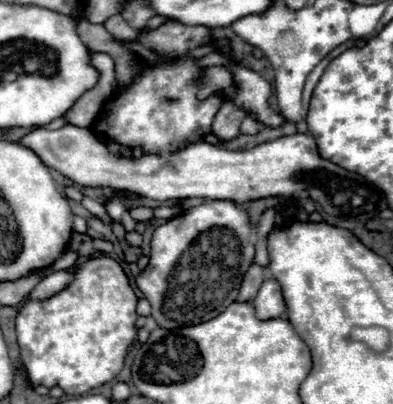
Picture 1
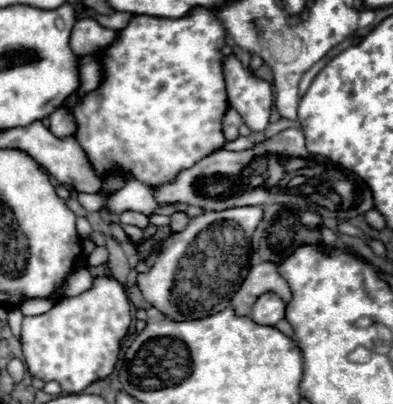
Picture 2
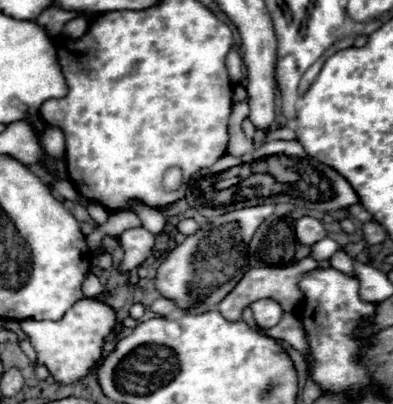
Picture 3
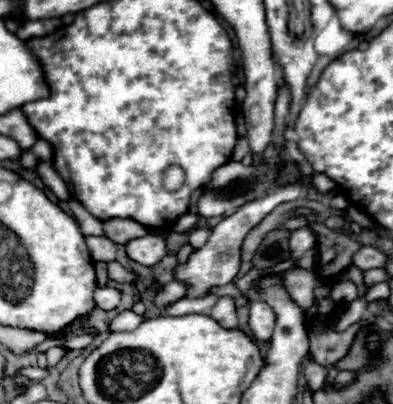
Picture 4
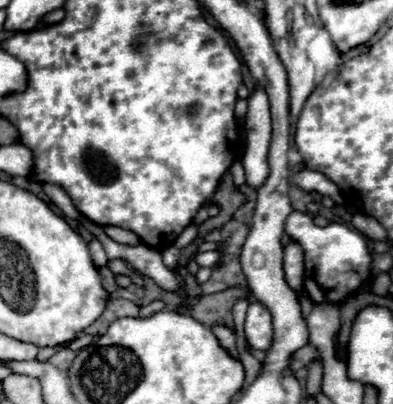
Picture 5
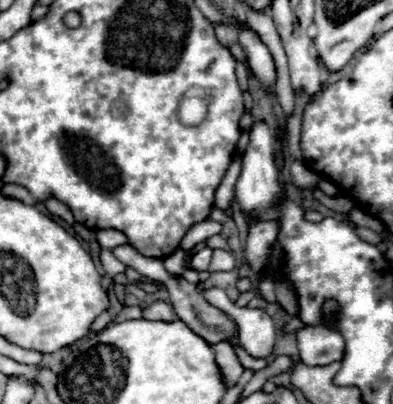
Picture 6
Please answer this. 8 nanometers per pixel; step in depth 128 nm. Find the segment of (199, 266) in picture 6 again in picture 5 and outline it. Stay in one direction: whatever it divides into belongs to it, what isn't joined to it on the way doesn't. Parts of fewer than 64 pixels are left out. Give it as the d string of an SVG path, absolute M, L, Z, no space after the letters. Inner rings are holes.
M210 250L210 252L202 252L196 254L196 264L198 266L206 266L206 268L216 268L222 262L222 250Z

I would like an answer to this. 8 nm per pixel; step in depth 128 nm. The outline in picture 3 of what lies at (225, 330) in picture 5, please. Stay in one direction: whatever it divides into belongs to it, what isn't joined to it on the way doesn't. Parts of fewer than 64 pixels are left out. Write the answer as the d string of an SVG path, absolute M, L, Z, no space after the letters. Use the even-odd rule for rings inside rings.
M304 258L292 266L260 266L260 268L250 268L244 278L240 280L240 284L236 284L236 288L218 304L218 310L222 312L222 316L226 320L240 320L242 318L242 310L246 306L250 306L252 302L256 300L262 300L262 298L272 298L276 300L286 312L294 312L300 302L302 302L302 294L298 290L298 280L304 272L308 270L314 270L318 266L318 262L314 258Z

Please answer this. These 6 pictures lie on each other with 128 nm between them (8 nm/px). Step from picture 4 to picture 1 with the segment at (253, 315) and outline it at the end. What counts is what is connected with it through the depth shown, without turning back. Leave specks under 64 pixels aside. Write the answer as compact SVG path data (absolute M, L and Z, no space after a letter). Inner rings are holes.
M274 278L264 280L262 288L258 290L258 296L254 298L254 308L256 308L256 316L260 320L280 318L284 314L286 304L282 298L282 288Z

